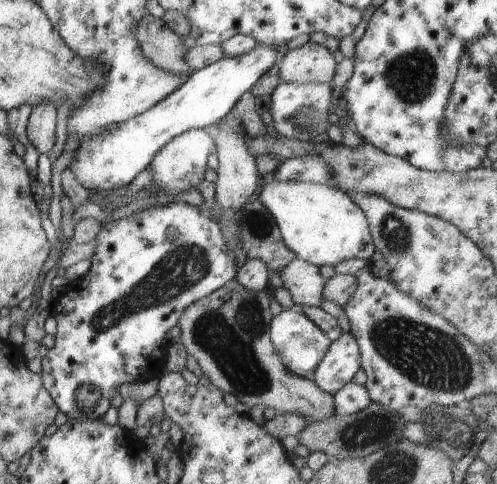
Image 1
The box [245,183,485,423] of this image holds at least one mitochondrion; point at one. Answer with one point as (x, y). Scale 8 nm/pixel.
(430, 356)

